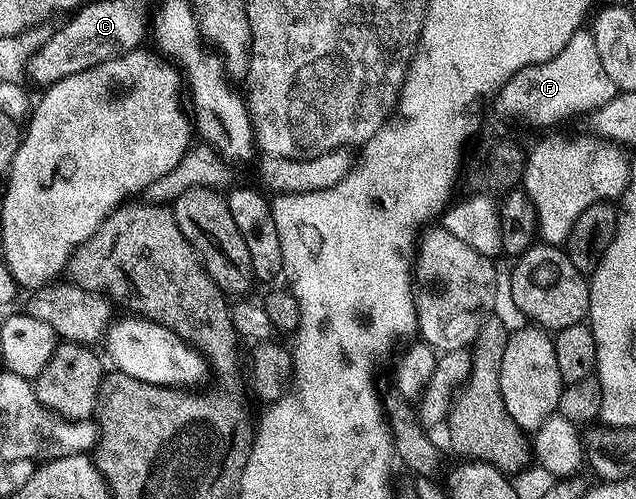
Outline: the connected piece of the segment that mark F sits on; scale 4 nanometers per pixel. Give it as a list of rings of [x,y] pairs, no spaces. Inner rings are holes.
[[[582,28],[575,36],[571,36],[567,48],[563,48],[559,56],[515,72],[515,76],[511,76],[511,80],[507,80],[507,84],[497,91],[495,106],[497,102],[497,114],[501,118],[526,122],[529,126],[553,126],[571,114],[597,111],[600,106],[617,97],[618,93],[611,76],[603,72],[599,48],[595,48],[592,33]]]

